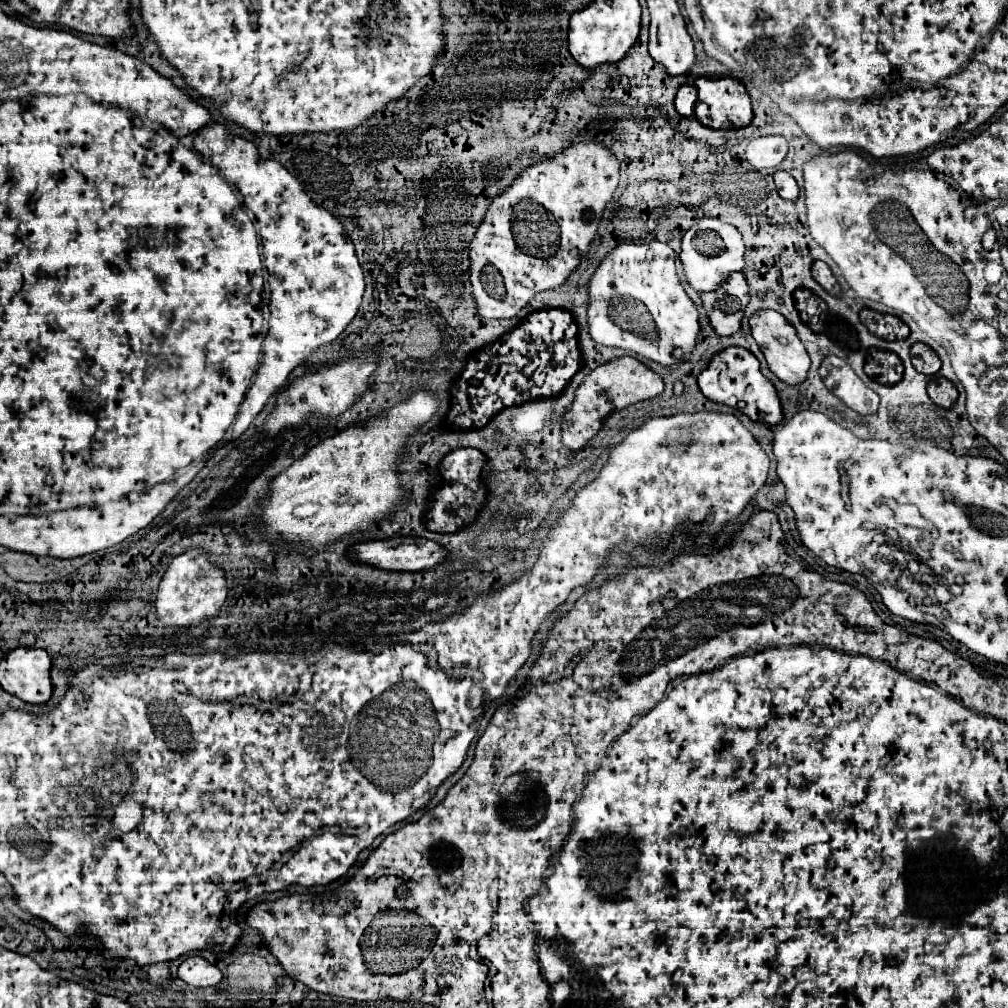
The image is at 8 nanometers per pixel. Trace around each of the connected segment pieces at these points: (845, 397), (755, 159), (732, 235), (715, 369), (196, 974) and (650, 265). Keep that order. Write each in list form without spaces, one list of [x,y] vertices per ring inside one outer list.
[[[827,356],[819,368],[819,374],[825,386],[851,410],[859,414],[877,412],[879,396],[871,388],[867,388],[861,378],[857,378],[853,368],[845,360],[837,356]]]
[[[761,136],[749,142],[745,158],[757,170],[763,168],[777,168],[787,154],[787,140],[783,136]]]
[[[703,218],[701,222],[693,224],[685,232],[679,258],[685,270],[687,282],[697,292],[709,292],[709,290],[717,290],[731,272],[743,270],[745,266],[743,254],[745,254],[745,246],[743,246],[739,230],[733,224],[721,222],[717,218]]]
[[[731,346],[721,350],[719,354],[709,360],[707,368],[699,374],[697,384],[701,392],[719,404],[727,404],[735,408],[739,402],[745,402],[743,412],[753,420],[753,422],[763,422],[763,424],[779,424],[783,414],[781,414],[781,402],[775,392],[775,386],[761,374],[759,370],[759,360],[747,350],[739,346]]]
[[[189,956],[181,966],[179,966],[179,978],[191,986],[197,988],[207,988],[207,986],[217,986],[221,982],[223,975],[217,966],[213,966],[201,958],[201,956]]]
[[[619,244],[615,246],[597,266],[595,274],[589,280],[589,306],[587,306],[587,324],[589,336],[603,346],[617,346],[637,356],[649,358],[663,366],[673,366],[673,350],[681,348],[683,358],[687,360],[691,350],[697,344],[699,336],[699,312],[691,298],[685,294],[677,270],[675,270],[675,252],[667,244]]]

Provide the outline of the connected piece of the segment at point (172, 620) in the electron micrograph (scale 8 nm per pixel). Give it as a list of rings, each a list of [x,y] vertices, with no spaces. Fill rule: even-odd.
[[[191,548],[175,556],[161,578],[157,592],[157,614],[159,620],[171,626],[187,626],[205,618],[211,618],[219,612],[227,598],[227,582],[223,568],[207,560],[207,554],[201,548]]]

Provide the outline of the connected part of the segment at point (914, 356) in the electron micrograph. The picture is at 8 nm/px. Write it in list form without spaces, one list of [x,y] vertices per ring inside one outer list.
[[[919,342],[911,346],[911,362],[913,362],[913,368],[925,376],[933,376],[941,368],[941,360],[933,352],[933,348]]]

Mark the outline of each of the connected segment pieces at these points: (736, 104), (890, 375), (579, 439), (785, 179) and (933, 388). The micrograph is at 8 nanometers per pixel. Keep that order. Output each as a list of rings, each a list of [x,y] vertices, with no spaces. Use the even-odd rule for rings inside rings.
[[[699,76],[695,78],[695,88],[697,88],[697,104],[695,104],[695,118],[715,130],[729,130],[729,128],[741,128],[747,126],[753,120],[751,112],[751,100],[745,90],[745,86],[729,76],[723,78],[707,78]]]
[[[869,348],[869,354],[863,366],[865,374],[881,384],[897,384],[903,378],[905,366],[897,354],[895,356],[889,356],[889,354],[895,354],[895,352]]]
[[[621,356],[621,358],[613,358],[605,364],[601,364],[599,368],[591,370],[585,380],[579,384],[579,388],[575,390],[575,398],[573,404],[569,406],[569,410],[565,412],[563,420],[561,420],[561,440],[567,448],[571,450],[579,450],[583,448],[603,426],[603,420],[617,410],[623,410],[629,404],[659,396],[663,392],[663,380],[659,374],[655,374],[653,370],[649,370],[643,362],[639,362],[633,356]]]
[[[777,170],[775,172],[775,186],[779,190],[779,196],[785,198],[785,200],[791,200],[795,202],[797,196],[799,196],[799,188],[797,188],[797,182],[791,174],[783,172],[783,170]]]
[[[935,376],[935,378],[929,380],[927,392],[933,398],[933,402],[943,406],[943,408],[949,408],[957,400],[957,388],[949,380],[945,380],[941,376]]]

